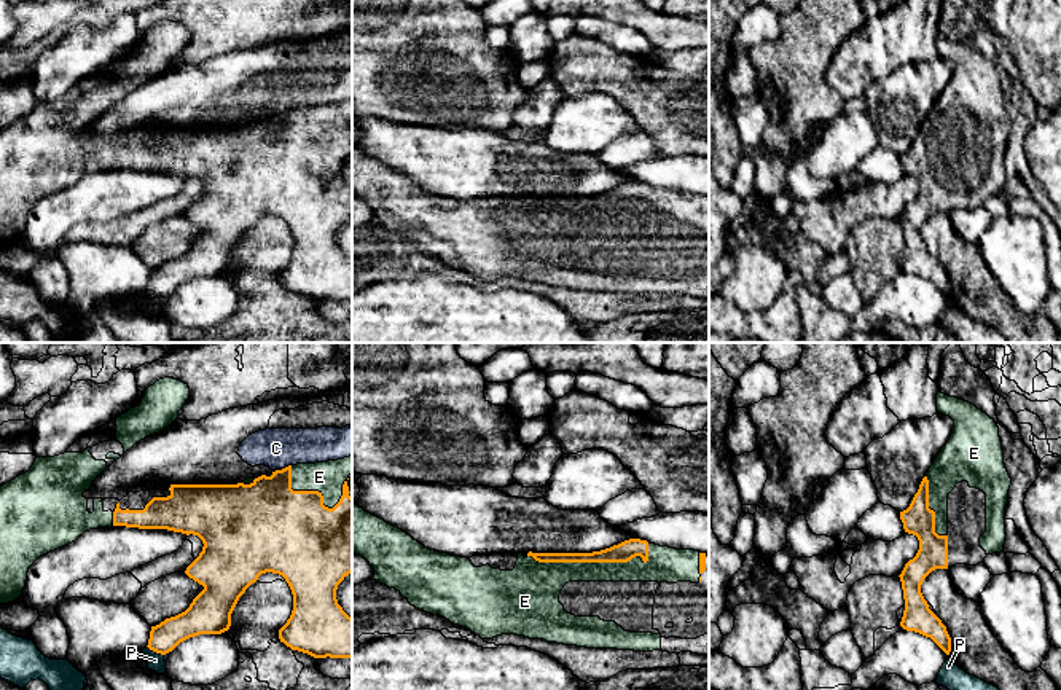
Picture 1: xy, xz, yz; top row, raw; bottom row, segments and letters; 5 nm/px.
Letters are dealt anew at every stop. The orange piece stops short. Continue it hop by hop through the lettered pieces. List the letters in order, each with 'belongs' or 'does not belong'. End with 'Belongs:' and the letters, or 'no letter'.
C: does not belong
E: belongs
P: does not belong
Belongs: E

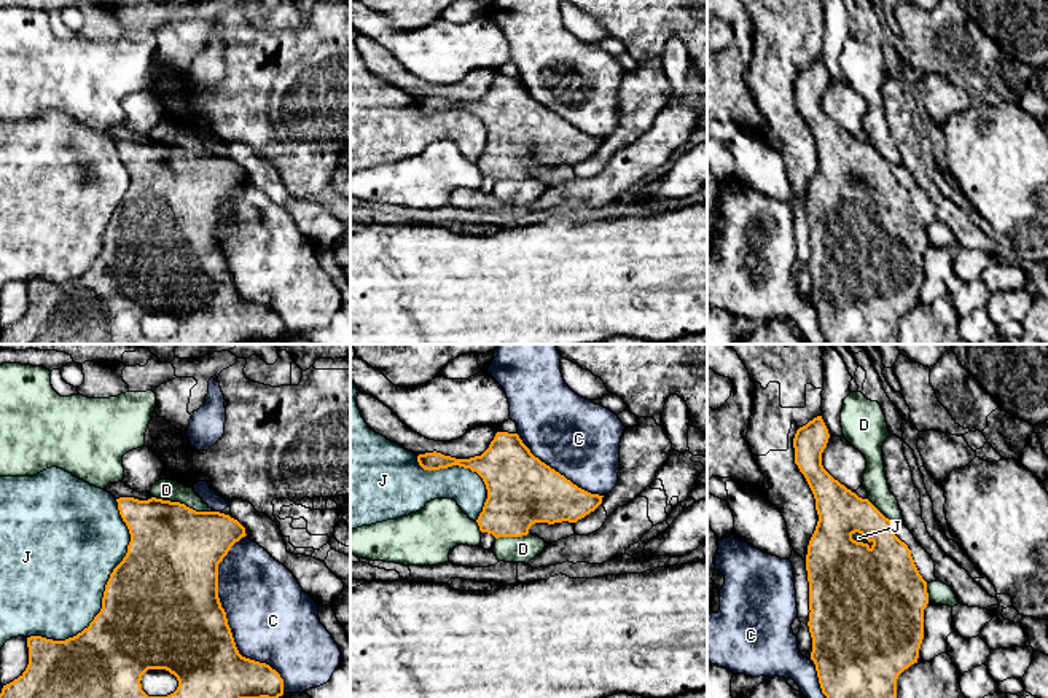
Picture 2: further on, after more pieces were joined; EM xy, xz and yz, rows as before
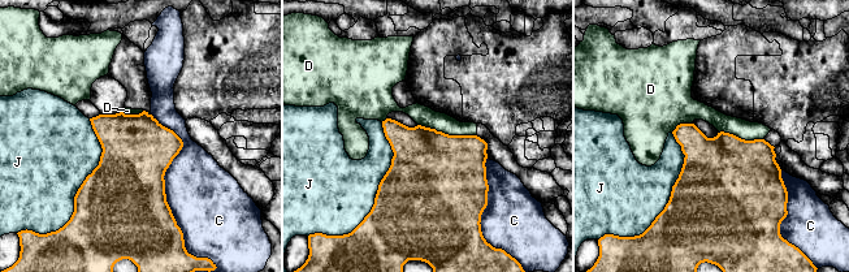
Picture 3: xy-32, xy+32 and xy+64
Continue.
C: does not belong
D: does not belong
J: does not belong
Belongs: no letter

